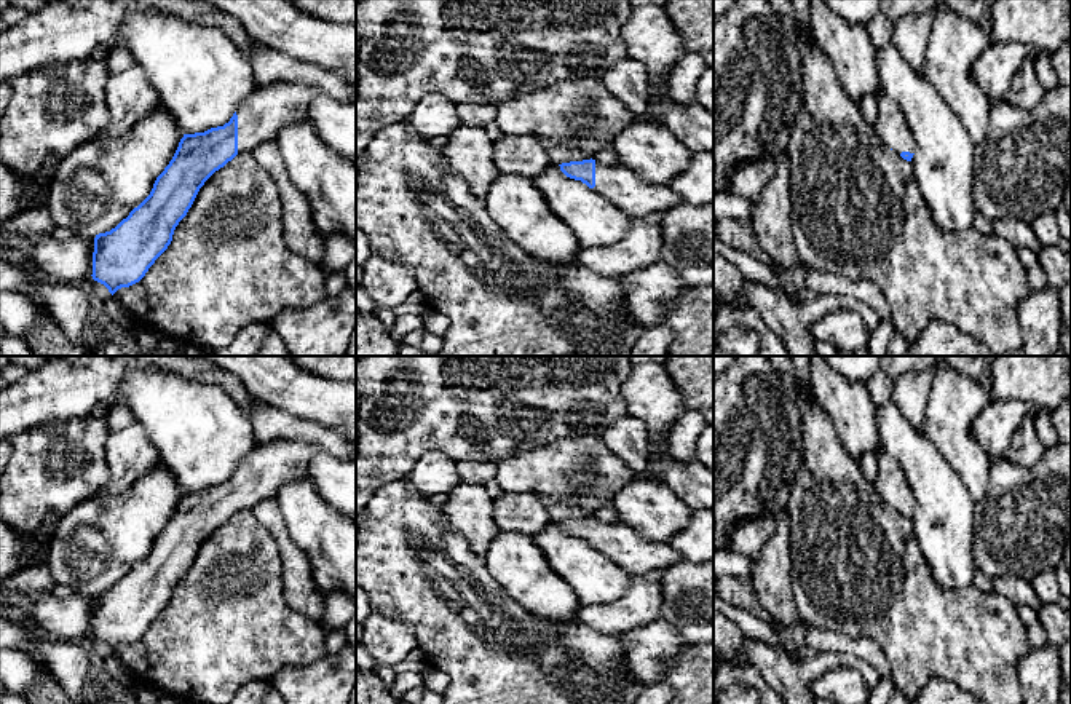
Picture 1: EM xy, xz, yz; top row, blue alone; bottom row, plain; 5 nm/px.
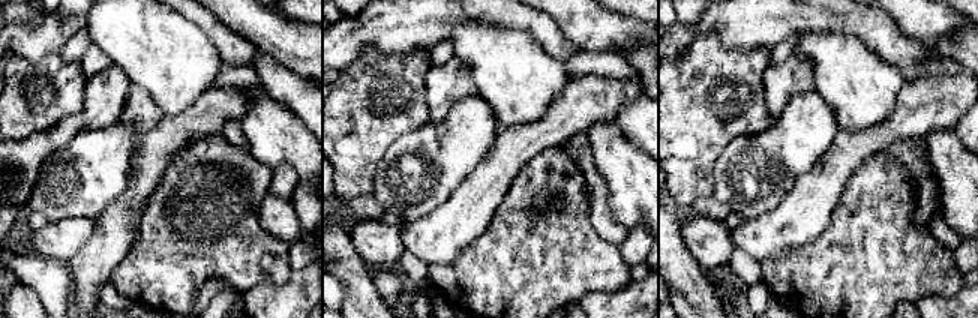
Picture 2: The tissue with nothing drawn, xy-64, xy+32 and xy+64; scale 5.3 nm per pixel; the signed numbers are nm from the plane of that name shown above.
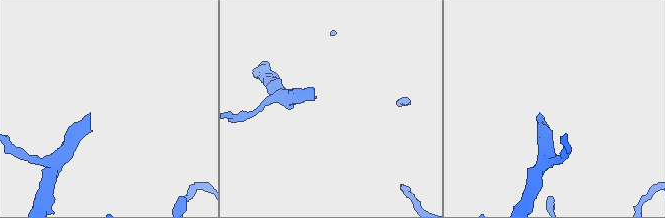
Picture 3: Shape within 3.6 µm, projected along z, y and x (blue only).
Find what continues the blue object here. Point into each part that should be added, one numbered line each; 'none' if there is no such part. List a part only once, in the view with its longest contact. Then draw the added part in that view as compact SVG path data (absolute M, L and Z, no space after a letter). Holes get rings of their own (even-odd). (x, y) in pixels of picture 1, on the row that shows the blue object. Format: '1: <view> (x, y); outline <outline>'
1: xy (270, 107); outline M273 81L257 88L238 105L238 153L251 153L295 121L308 120L314 89L295 81Z

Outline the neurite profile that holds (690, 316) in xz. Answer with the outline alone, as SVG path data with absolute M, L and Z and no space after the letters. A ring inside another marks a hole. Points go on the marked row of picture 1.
M713 284L688 286L664 310L662 324L674 332L669 356L713 356Z

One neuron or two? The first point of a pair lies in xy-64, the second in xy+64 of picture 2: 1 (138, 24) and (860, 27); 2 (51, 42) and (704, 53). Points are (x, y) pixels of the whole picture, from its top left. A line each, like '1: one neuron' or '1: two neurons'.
1: two neurons
2: two neurons

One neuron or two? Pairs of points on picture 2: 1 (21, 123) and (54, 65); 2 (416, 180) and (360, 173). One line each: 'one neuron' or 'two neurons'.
1: one neuron
2: two neurons

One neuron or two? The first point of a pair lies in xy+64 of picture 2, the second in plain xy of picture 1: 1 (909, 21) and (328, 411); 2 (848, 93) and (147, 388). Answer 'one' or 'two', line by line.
1: one
2: one

